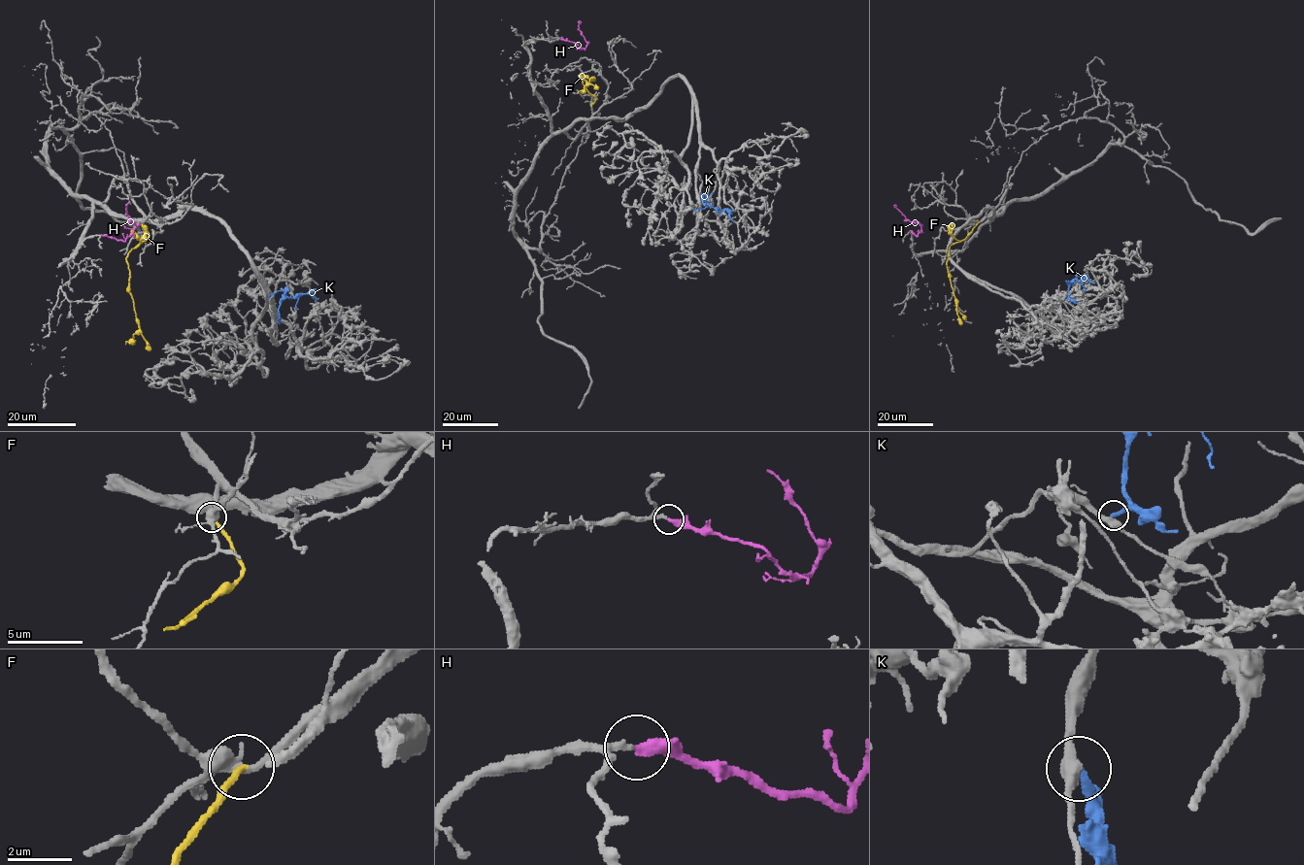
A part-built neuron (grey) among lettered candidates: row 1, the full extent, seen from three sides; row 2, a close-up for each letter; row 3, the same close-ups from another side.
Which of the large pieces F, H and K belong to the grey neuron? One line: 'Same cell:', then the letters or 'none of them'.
Same cell: H, K

